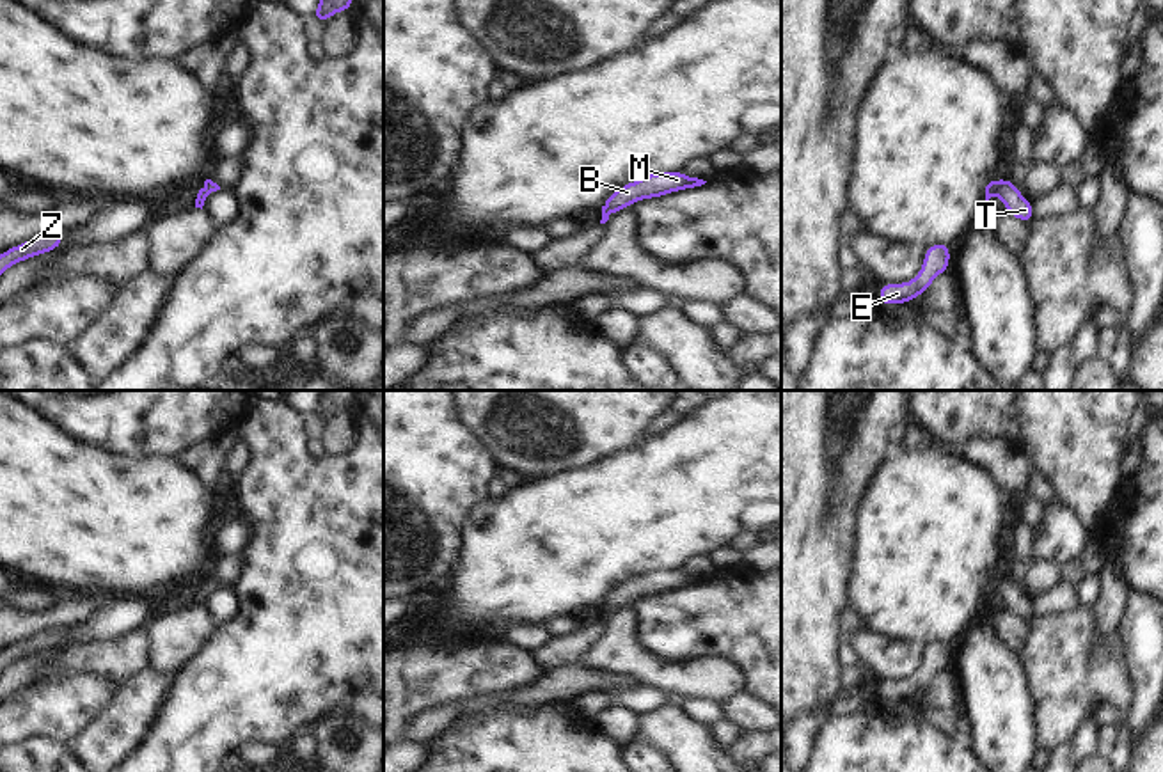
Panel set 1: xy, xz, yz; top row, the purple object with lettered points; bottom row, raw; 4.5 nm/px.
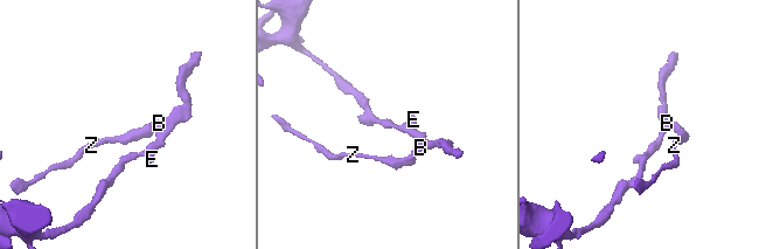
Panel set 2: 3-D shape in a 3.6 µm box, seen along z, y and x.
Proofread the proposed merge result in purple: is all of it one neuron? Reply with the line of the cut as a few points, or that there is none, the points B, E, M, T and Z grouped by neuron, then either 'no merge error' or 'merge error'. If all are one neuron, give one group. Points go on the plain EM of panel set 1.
no cut | B E M T Z | no merge error

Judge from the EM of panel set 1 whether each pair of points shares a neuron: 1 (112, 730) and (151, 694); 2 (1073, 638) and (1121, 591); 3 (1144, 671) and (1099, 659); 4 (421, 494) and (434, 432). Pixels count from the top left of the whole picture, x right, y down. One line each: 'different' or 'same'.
1: same
2: different
3: different
4: same

